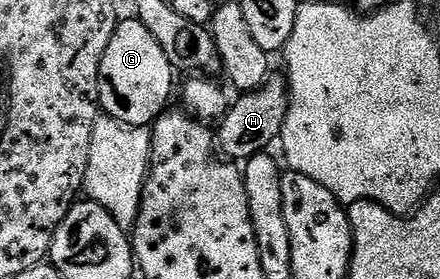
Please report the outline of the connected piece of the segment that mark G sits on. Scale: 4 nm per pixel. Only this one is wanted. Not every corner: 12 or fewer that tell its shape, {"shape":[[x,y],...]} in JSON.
{"shape":[[122,19],[99,66],[100,111],[149,128],[170,107],[173,64]]}

